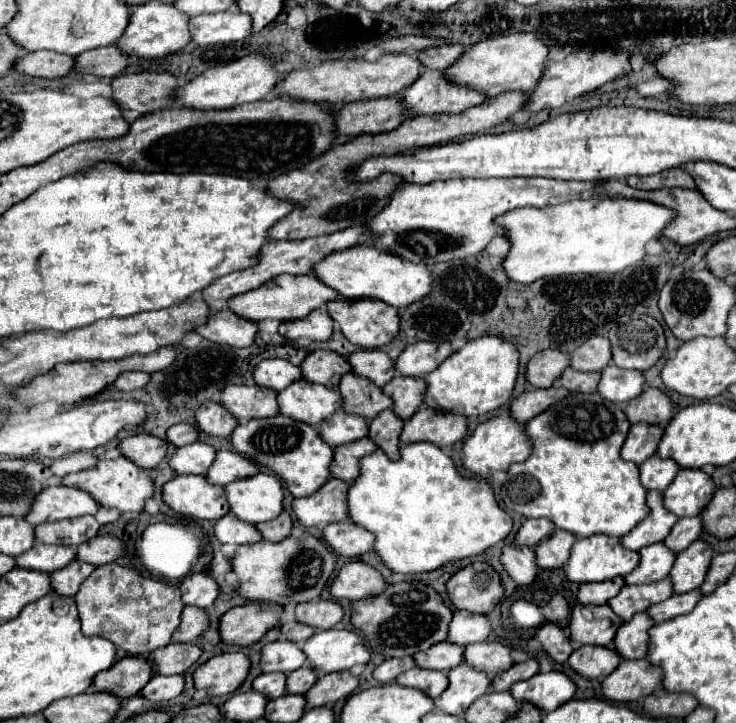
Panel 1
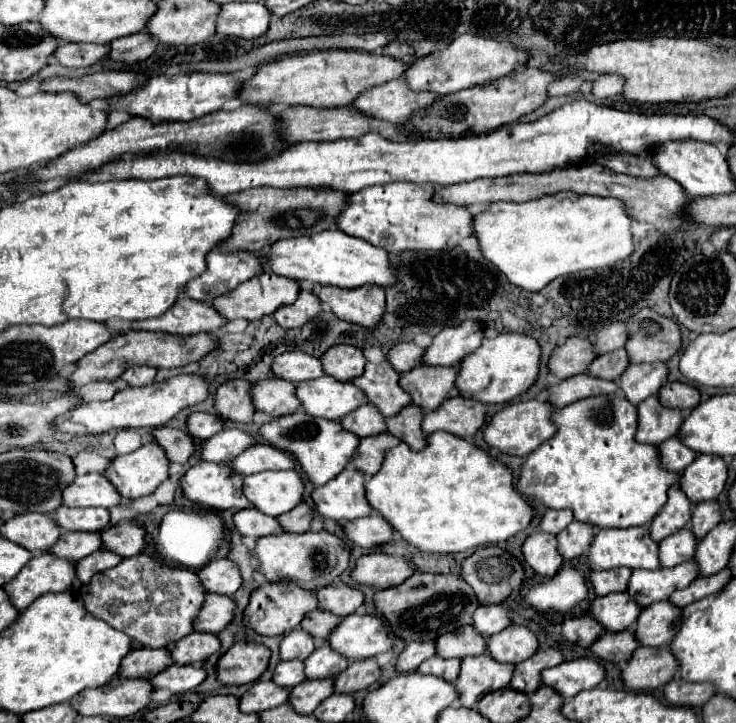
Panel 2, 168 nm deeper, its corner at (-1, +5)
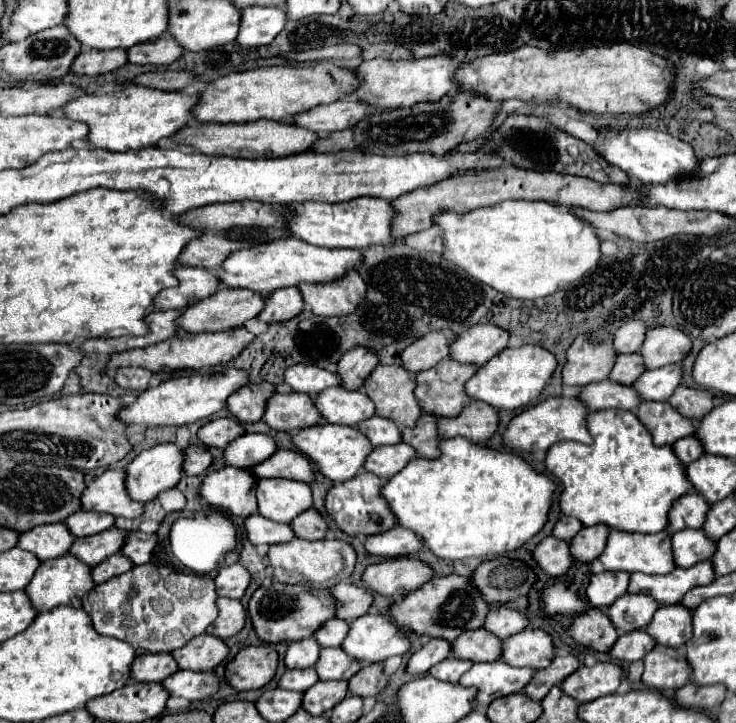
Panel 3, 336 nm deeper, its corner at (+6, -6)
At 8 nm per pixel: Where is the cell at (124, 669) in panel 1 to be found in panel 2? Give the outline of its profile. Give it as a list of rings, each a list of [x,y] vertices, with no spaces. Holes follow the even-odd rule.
[[[134,648],[122,660],[122,678],[144,678],[150,680],[154,674],[162,672],[164,668],[172,666],[174,660],[166,648],[152,650],[152,648]]]

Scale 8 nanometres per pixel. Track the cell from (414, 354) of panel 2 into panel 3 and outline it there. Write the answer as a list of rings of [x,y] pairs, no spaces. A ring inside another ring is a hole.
[[[435,331],[435,335],[425,335],[423,339],[417,339],[399,355],[403,369],[413,375],[431,369],[435,363],[449,355],[449,343],[453,339],[455,333],[451,331]]]

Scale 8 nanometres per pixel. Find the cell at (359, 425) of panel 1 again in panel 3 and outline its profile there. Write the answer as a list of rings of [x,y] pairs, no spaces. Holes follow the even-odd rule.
[[[369,417],[361,423],[357,423],[357,429],[371,441],[373,447],[377,445],[395,445],[401,443],[401,435],[399,435],[399,427],[395,423],[391,423],[385,417]]]

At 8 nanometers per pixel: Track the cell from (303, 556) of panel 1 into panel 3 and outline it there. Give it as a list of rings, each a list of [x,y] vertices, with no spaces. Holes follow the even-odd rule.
[[[291,539],[287,543],[271,545],[267,553],[269,565],[275,571],[277,581],[293,585],[295,581],[307,583],[311,587],[329,589],[335,583],[347,581],[353,567],[355,567],[355,551],[349,543],[337,541],[337,539],[321,539],[321,541],[303,541],[303,539]]]

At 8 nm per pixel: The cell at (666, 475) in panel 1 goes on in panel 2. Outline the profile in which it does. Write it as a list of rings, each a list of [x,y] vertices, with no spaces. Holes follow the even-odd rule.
[[[678,436],[662,442],[658,448],[662,464],[666,464],[666,468],[674,472],[682,472],[696,458],[696,452],[692,448],[686,448],[682,440],[678,440]]]

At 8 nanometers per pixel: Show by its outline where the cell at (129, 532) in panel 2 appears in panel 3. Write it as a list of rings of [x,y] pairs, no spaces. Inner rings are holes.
[[[131,531],[125,537],[125,545],[121,547],[121,553],[133,561],[133,565],[143,565],[151,561],[151,553],[157,545],[157,537],[155,535],[147,535],[147,533],[139,533],[139,531]]]

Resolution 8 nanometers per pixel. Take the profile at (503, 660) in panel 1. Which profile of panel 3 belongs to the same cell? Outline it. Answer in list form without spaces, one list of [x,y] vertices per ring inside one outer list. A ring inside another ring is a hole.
[[[523,629],[503,641],[501,659],[513,667],[545,669],[553,659],[553,641],[541,629]]]

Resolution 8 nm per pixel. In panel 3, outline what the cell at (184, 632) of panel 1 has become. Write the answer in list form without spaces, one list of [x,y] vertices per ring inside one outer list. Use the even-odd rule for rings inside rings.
[[[219,597],[217,599],[217,609],[219,609],[219,617],[207,627],[205,633],[215,635],[219,639],[229,639],[229,637],[237,635],[245,625],[243,605],[239,601],[235,601],[235,599]]]

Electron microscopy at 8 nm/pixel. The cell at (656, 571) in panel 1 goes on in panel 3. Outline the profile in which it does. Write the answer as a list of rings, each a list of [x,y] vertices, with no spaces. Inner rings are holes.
[[[683,529],[671,537],[671,549],[677,567],[691,567],[699,561],[711,559],[715,543],[707,539],[701,529]]]

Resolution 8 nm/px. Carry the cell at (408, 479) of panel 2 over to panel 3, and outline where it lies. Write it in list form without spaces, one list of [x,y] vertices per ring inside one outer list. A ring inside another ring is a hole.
[[[463,437],[443,439],[439,443],[439,459],[411,459],[403,471],[393,475],[383,487],[381,497],[387,501],[399,527],[413,531],[427,549],[441,559],[467,559],[467,557],[495,557],[521,547],[547,523],[547,511],[555,483],[523,461],[515,453],[491,451],[483,445],[473,445]]]

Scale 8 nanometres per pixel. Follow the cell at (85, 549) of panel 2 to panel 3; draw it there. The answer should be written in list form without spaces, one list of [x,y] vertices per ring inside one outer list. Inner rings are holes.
[[[111,527],[109,531],[103,531],[99,535],[93,537],[83,537],[77,539],[69,553],[73,557],[77,557],[79,561],[83,561],[89,567],[95,567],[97,563],[101,563],[103,559],[107,559],[113,553],[119,553],[119,547],[123,545],[123,535],[127,535],[125,531],[119,531],[115,527]]]

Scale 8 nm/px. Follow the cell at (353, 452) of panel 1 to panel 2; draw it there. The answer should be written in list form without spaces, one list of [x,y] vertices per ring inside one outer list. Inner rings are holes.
[[[388,432],[362,438],[360,446],[356,448],[356,452],[350,460],[350,464],[354,468],[362,470],[366,476],[374,476],[378,472],[378,468],[382,466],[386,452],[398,444],[400,444],[400,440],[396,436],[390,436]]]

